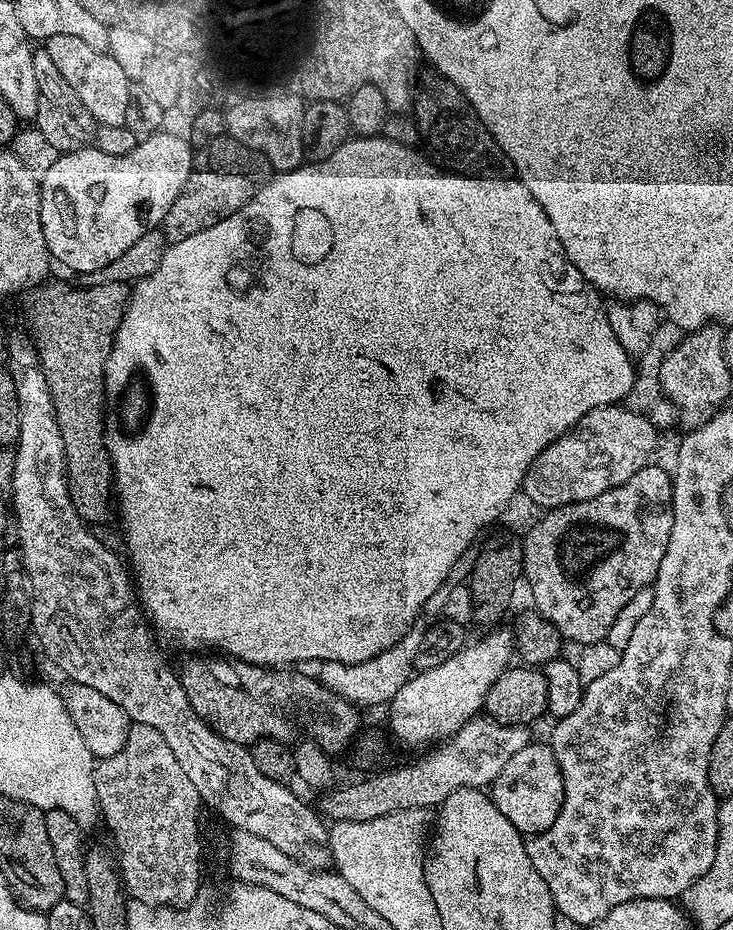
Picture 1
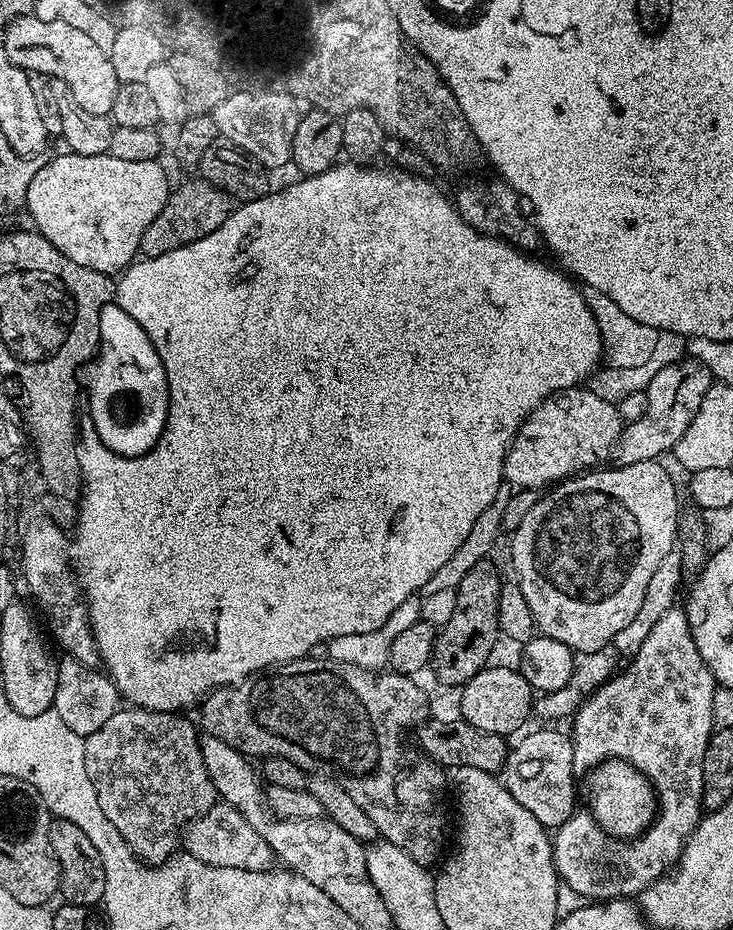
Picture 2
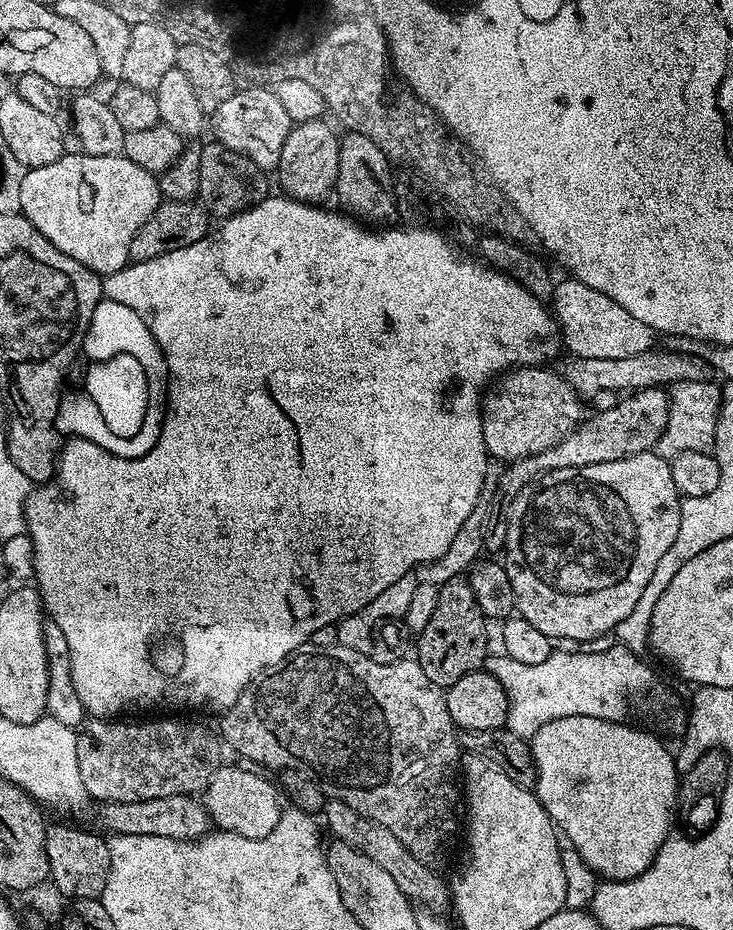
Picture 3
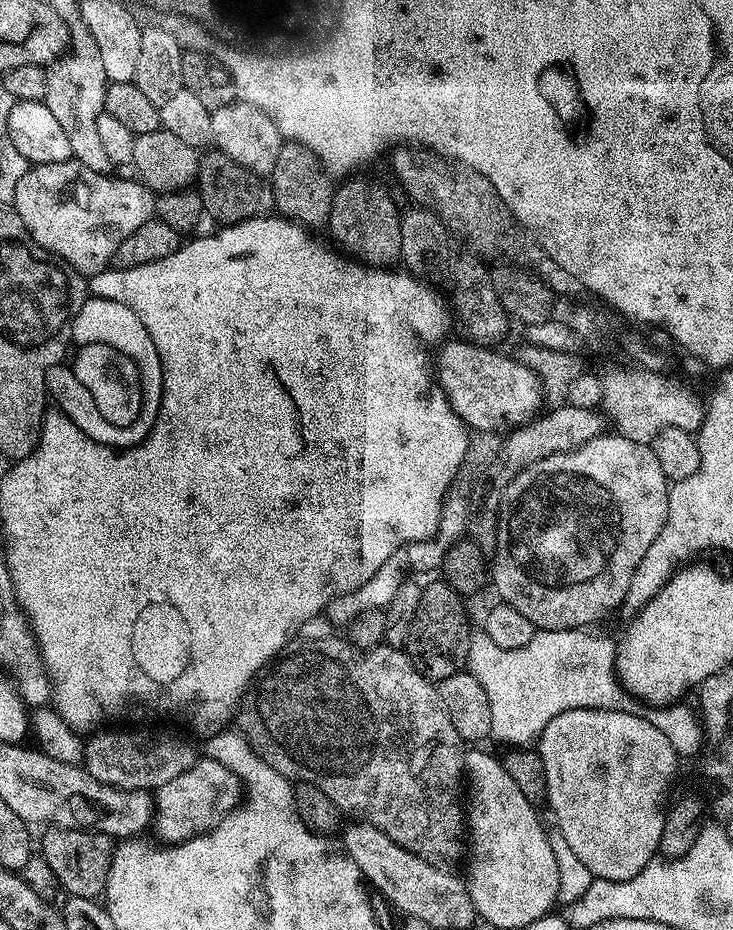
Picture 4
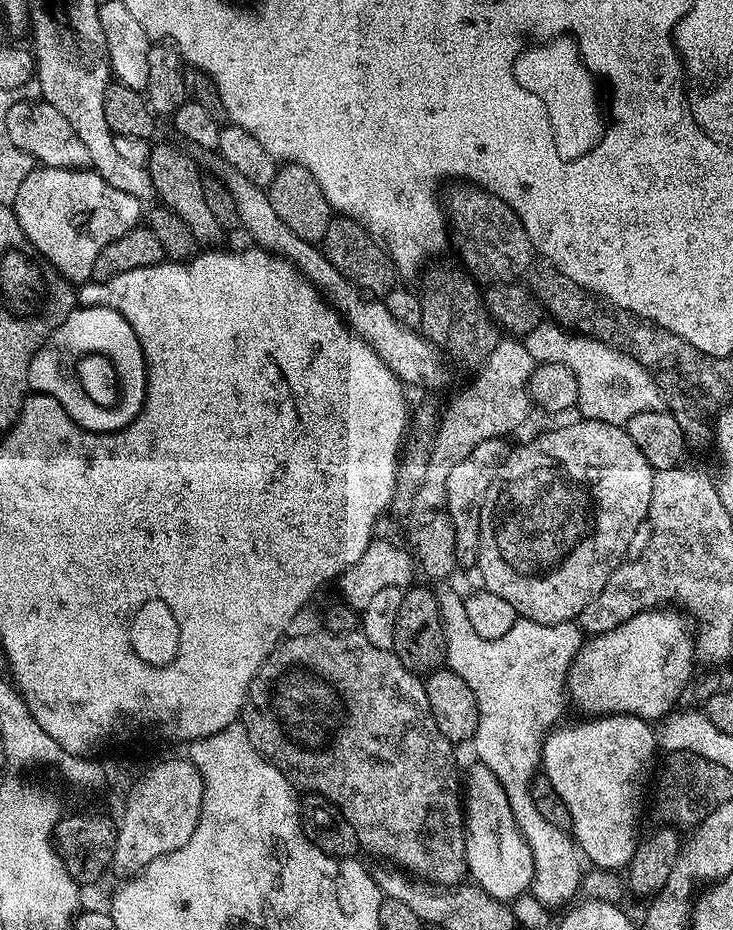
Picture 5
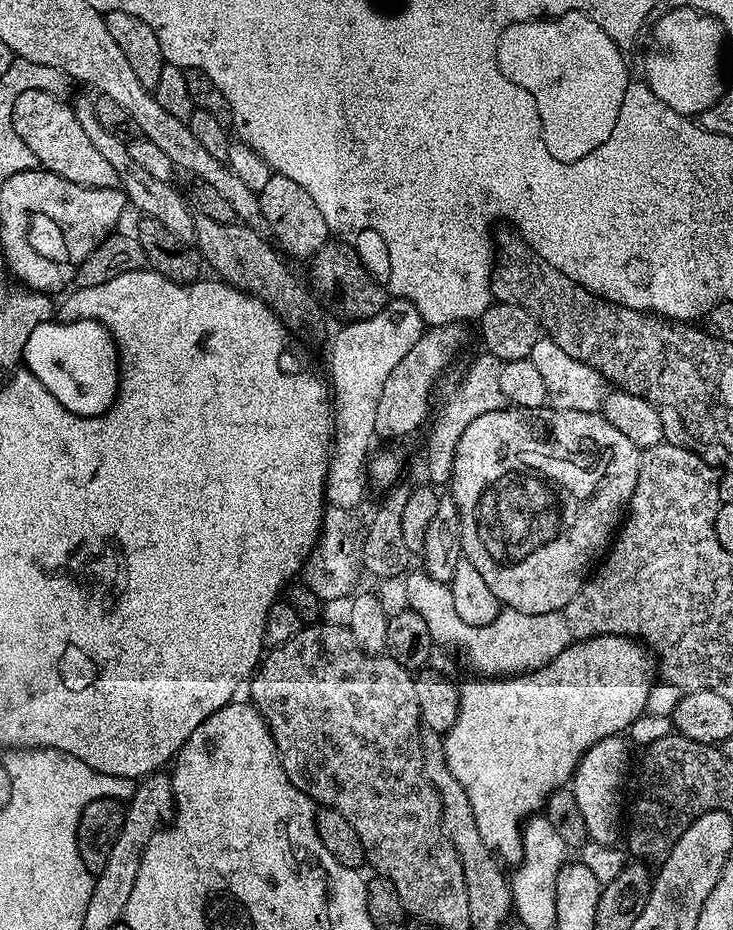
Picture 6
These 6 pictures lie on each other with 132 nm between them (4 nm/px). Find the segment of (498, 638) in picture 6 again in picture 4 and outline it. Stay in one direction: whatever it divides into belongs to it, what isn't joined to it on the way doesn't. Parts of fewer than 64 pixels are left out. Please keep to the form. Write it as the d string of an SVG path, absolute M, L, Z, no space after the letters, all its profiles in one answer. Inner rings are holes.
M571 628L537 631L524 646L502 649L483 630L473 631L466 668L474 674L474 678L478 678L478 682L482 682L482 690L486 690L486 699L490 702L491 739L500 740L504 736L505 742L512 744L508 746L528 746L531 740L532 743L539 741L542 730L546 730L558 714L566 714L566 710L601 708L607 712L629 711L634 700L616 677L616 645L617 641L608 636L595 636L592 630Z

